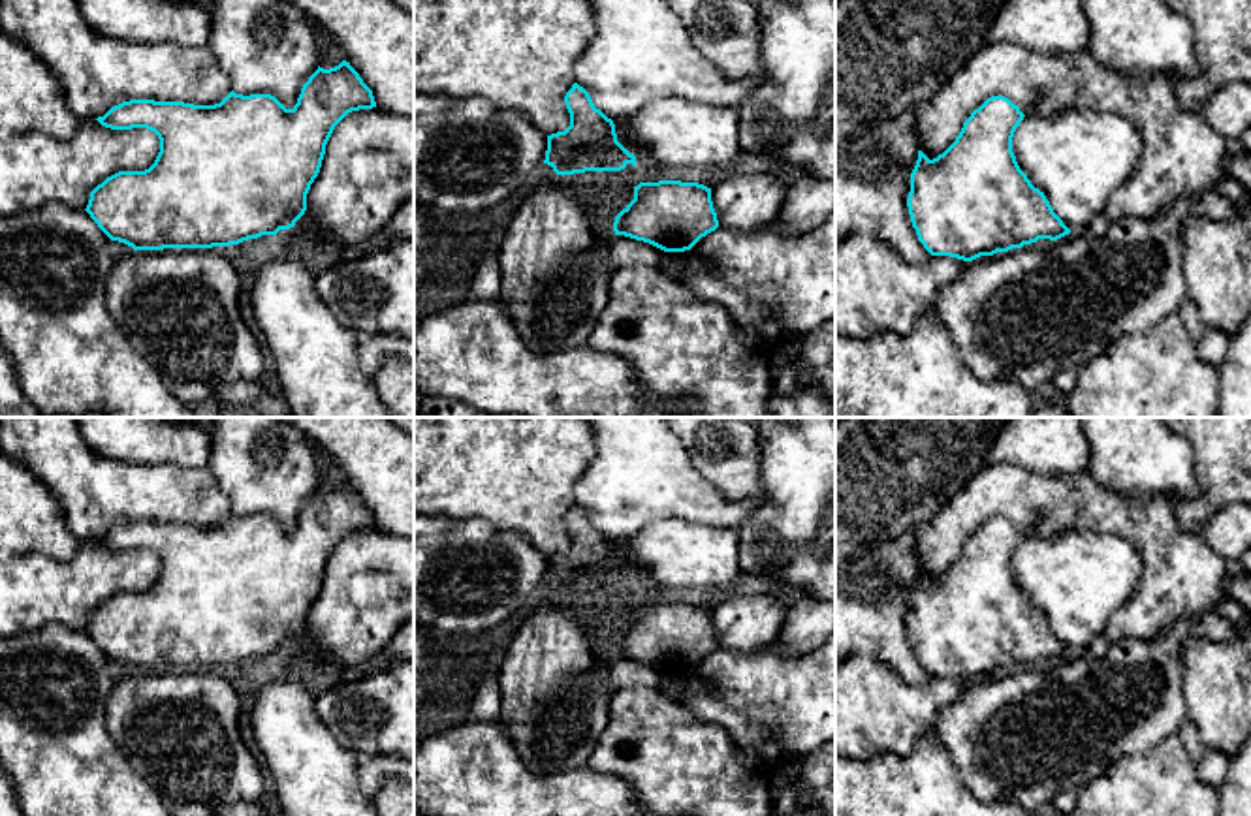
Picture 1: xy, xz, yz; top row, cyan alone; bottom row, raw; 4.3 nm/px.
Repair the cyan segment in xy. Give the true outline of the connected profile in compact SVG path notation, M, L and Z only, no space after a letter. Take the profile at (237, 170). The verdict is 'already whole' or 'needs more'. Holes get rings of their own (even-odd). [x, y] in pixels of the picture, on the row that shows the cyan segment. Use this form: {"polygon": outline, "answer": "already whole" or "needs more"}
{"polygon": "M342 60L318 70L303 85L297 103L286 109L271 94L235 94L214 105L184 102L130 100L111 107L96 120L111 130L147 128L160 139L160 152L145 171L119 171L90 192L87 212L111 239L134 250L213 248L239 244L261 235L290 229L307 211L307 194L320 173L325 145L335 126L352 111L376 107L372 90L359 73Z", "answer": "already whole"}

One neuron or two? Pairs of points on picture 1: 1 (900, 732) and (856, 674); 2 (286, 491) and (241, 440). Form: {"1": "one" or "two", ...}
{"1": "one", "2": "one"}

